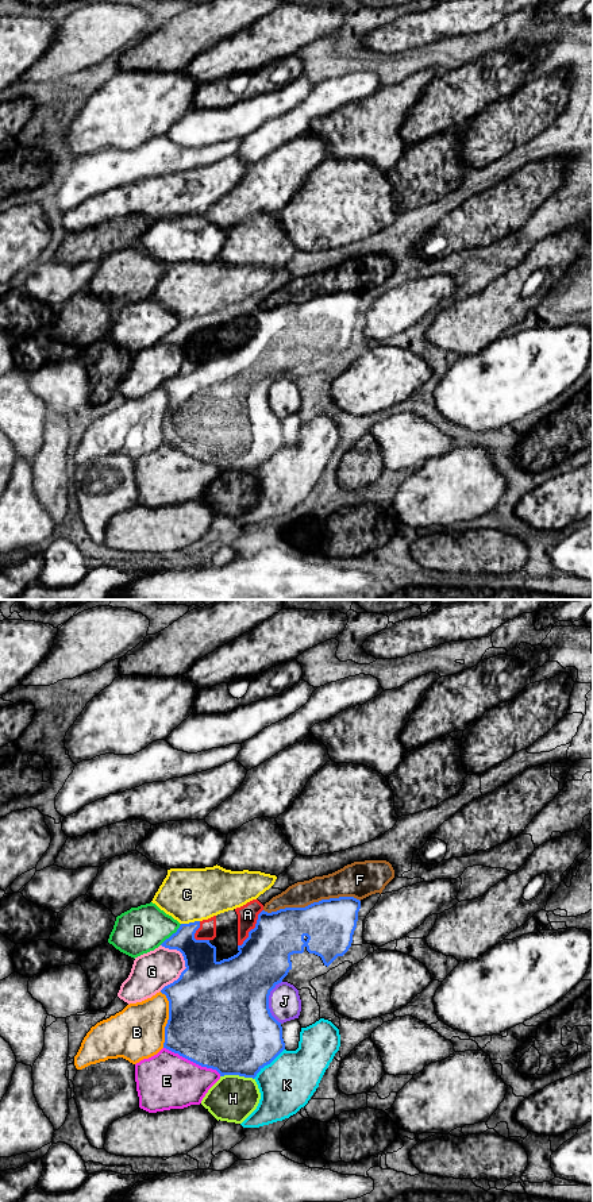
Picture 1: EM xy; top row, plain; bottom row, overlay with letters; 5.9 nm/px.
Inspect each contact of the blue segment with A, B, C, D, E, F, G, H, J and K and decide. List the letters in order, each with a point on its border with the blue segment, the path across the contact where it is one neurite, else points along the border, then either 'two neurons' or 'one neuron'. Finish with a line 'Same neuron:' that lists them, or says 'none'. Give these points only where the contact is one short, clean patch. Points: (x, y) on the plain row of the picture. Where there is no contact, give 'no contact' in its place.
A: contact xy (254, 323); two neurons
B: contact xy (169, 413); two neurons
C: contact xy (189, 318); two neurons
D: contact xy (172, 330); two neurons
E: contact xy (192, 455); two neurons
F: contact xy (311, 299); two neurons
G: contact xy (185, 359); two neurons
H: contact xy (237, 469); two neurons
J: contact xy (268, 397); two neurons
K: contact xy (268, 458); two neurons
Same neuron: none

